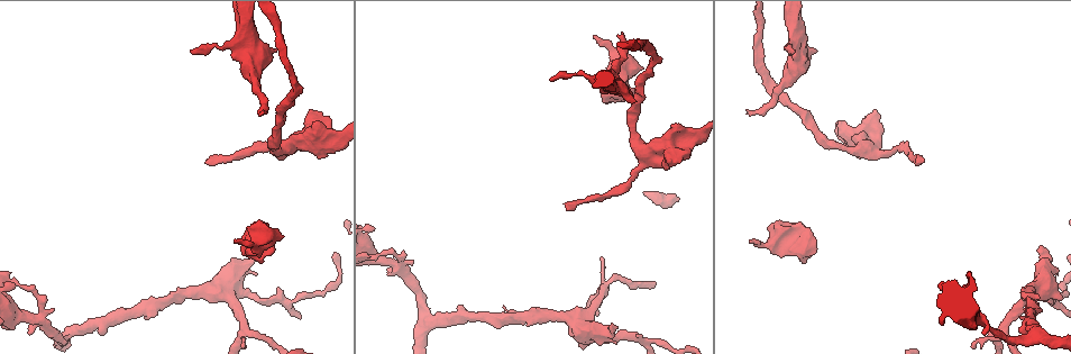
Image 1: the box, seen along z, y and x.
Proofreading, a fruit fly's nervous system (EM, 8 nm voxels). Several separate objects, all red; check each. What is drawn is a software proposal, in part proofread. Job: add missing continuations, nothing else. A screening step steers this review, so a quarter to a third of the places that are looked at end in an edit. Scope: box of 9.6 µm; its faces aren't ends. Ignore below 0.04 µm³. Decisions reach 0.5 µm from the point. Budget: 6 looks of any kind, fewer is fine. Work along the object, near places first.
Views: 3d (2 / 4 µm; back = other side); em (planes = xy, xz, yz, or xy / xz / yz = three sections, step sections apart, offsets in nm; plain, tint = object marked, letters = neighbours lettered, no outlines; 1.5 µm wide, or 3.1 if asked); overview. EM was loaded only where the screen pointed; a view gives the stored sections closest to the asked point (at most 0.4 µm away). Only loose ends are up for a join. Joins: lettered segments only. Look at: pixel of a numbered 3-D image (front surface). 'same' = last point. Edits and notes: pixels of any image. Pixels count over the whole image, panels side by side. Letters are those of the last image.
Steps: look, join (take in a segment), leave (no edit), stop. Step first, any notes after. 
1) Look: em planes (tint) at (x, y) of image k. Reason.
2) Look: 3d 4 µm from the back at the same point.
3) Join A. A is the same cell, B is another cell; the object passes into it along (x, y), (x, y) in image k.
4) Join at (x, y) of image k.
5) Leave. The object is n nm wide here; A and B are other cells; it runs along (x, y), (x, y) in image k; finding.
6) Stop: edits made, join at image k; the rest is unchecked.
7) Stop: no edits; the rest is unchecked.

Look: em xy step 8 (letters) at (793, 48) of image 1. Thin end.

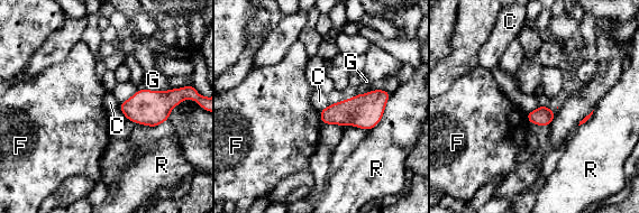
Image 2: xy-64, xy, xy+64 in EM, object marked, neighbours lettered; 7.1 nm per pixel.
Leave. C, F, G and R are other cells; a border runs along (541, 104), (526, 113) in image 2; no lettered segment goes on from it.

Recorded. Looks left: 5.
Look: em planes (letters) at (750, 243) of image 1. End of a long branch.

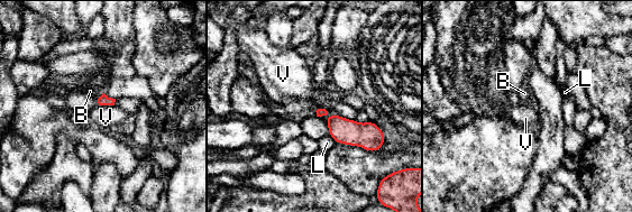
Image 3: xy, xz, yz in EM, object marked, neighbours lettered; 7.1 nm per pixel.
Leave. B, L and V are other cells; no lettered segment goes on from it.

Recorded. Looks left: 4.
Look: em xz step 8 (letters) at (612, 327) of image 1. Branch stops here.

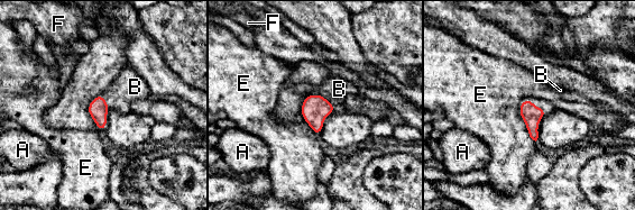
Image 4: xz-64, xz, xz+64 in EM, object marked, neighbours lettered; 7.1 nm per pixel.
Join B. B is the same cell, A, E and F are other cells; the object passes into it along (314, 107), (332, 104), (339, 89) in image 4; it goes on there.

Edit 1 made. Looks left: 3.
Stop: edits made, join at image 4; the rest is unchecked.

